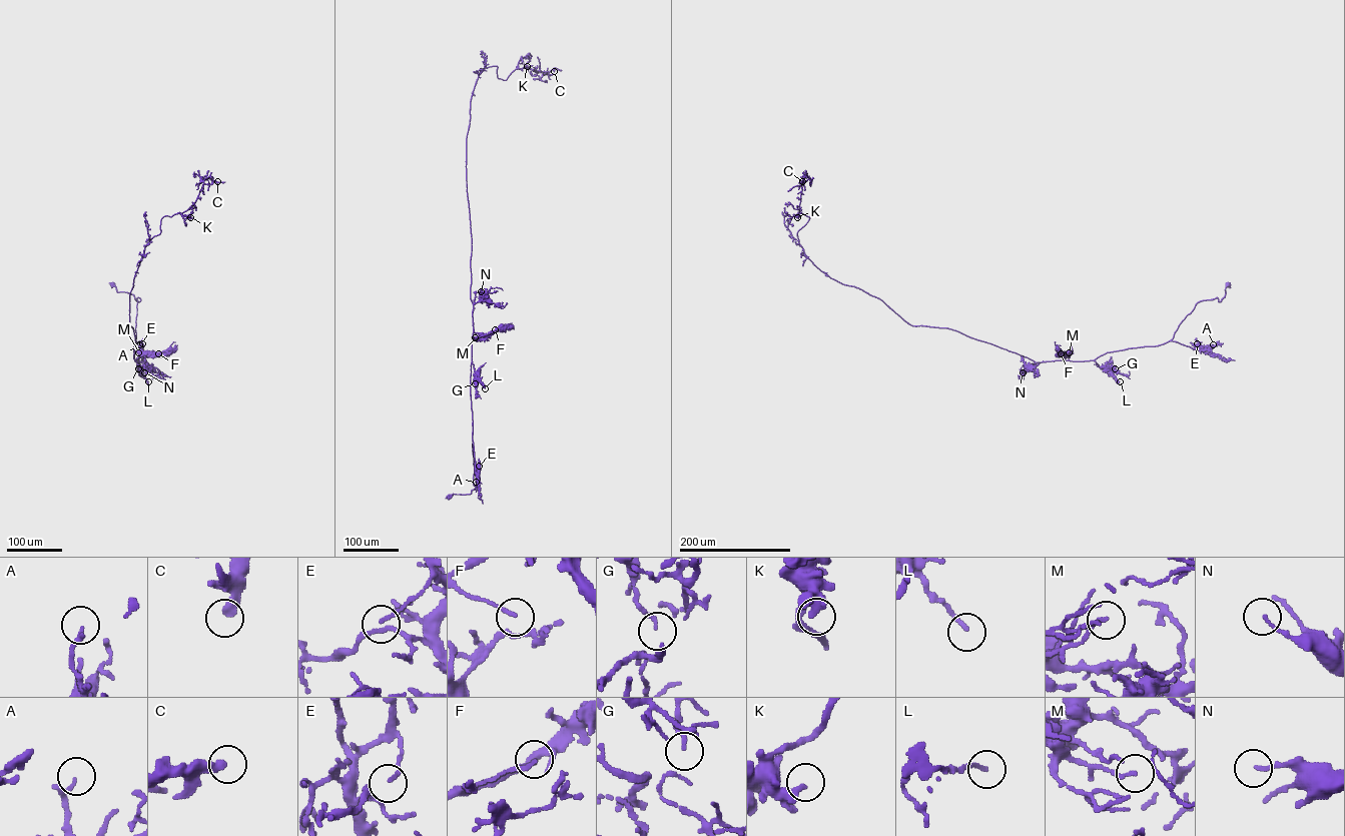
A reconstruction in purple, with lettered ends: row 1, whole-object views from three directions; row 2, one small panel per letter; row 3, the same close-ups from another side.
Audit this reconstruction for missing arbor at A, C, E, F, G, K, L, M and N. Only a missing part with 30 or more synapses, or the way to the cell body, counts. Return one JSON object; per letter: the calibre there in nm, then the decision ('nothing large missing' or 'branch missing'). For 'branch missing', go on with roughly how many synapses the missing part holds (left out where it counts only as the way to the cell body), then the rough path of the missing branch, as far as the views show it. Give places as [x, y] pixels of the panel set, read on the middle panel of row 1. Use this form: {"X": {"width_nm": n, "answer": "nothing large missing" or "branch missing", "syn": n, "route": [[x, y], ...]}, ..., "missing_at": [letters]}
{"A": {"width_nm": 200, "answer": "branch missing", "syn": 70}, "C": {"width_nm": 360, "answer": "nothing large missing"}, "E": {"width_nm": 140, "answer": "nothing large missing"}, "F": {"width_nm": 90, "answer": "nothing large missing"}, "G": {"width_nm": 80, "answer": "nothing large missing"}, "K": {"width_nm": 280, "answer": "nothing large missing"}, "L": {"width_nm": 150, "answer": "nothing large missing"}, "M": {"width_nm": 100, "answer": "nothing large missing"}, "N": {"width_nm": 110, "answer": "nothing large missing"}, "missing_at": ["A"]}

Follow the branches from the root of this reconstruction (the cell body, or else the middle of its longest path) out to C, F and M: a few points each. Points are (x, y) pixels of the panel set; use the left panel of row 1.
C: (112, 284), (140, 299), (136, 362), (129, 294), (144, 248), (163, 217), (193, 203), (204, 178), (217, 181)
F: (112, 284), (117, 291), (140, 299), (136, 298), (135, 361), (145, 353), (161, 356), (158, 353)
M: (112, 284), (117, 291), (131, 293), (138, 301), (140, 299), (136, 298), (135, 361), (145, 353), (138, 352)

